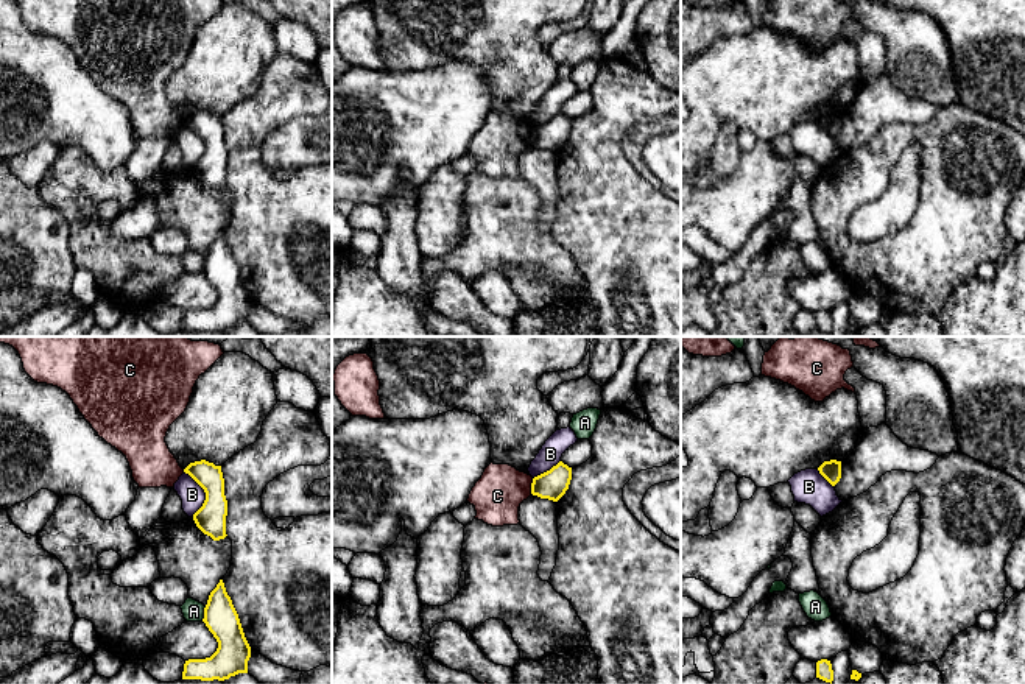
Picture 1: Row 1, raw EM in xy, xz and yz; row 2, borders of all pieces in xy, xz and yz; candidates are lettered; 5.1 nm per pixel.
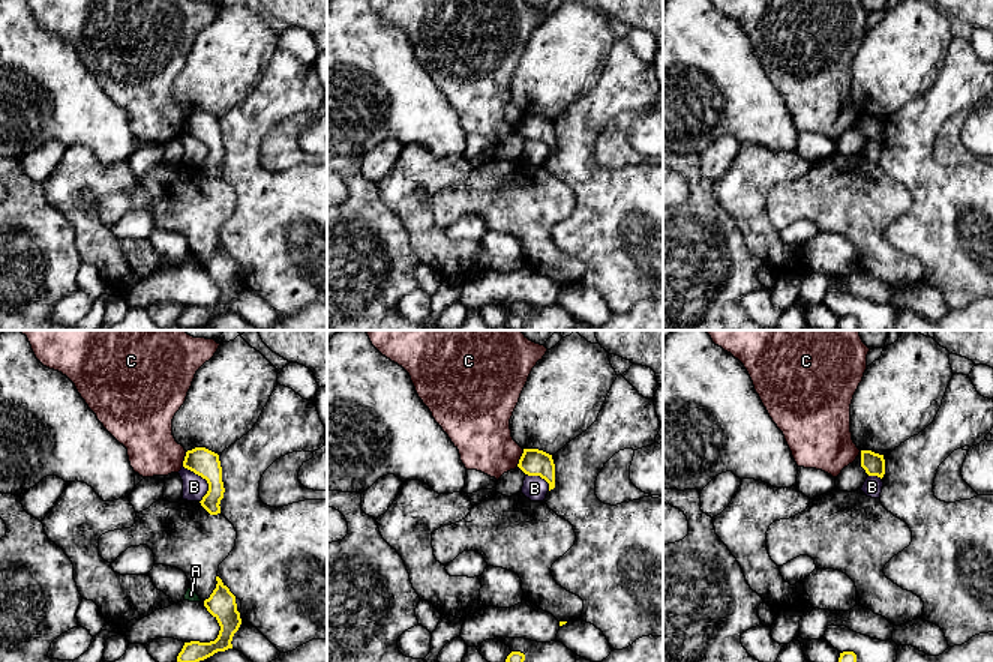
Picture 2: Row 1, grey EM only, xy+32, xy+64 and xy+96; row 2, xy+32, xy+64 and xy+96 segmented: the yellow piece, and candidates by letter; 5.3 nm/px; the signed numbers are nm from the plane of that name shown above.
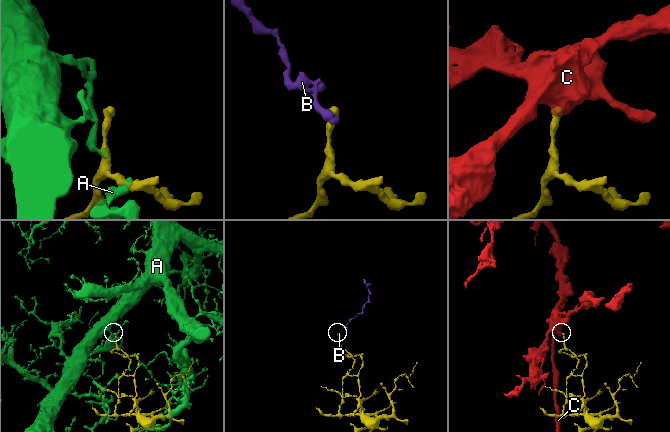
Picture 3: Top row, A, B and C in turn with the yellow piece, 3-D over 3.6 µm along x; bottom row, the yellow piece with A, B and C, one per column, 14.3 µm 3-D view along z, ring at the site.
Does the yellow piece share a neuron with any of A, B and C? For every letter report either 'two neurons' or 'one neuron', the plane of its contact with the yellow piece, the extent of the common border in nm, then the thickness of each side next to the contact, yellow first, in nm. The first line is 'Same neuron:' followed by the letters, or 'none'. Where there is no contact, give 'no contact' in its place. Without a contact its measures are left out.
Same neuron: none
A: two neurons; contact in xy; length 80 nm; calibres 170 and 110 nm
B: two neurons; contact in xy; length 240 nm; calibres 160 and 120 nm
C: two neurons; contact in xz; length 90 nm; calibres 150 and 260 nm

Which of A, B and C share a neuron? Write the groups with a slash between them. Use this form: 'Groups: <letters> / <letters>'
Groups: A / B / C

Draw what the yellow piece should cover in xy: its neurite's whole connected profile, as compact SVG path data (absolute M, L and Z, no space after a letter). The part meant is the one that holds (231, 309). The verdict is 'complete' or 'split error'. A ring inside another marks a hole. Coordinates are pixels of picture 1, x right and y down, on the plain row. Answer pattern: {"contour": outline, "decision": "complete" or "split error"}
{"contour": "M223 231L210 243L203 273L218 293L217 302L206 310L188 310L182 330L224 332L248 324L251 298Z", "decision": "complete"}

